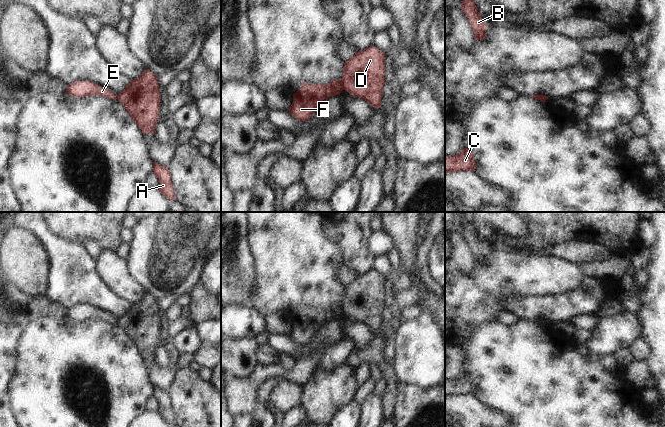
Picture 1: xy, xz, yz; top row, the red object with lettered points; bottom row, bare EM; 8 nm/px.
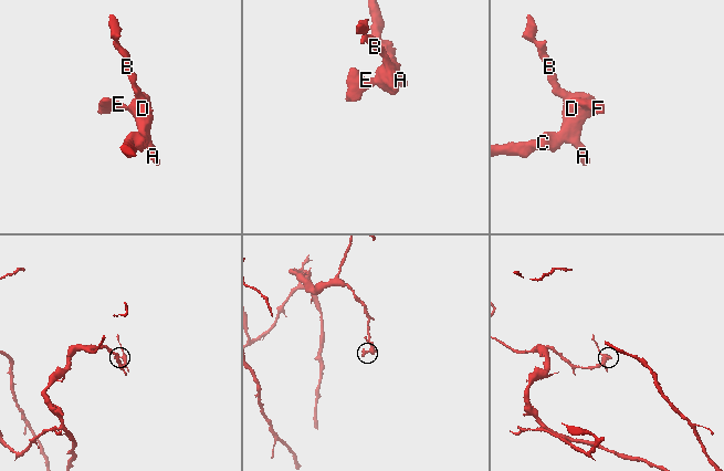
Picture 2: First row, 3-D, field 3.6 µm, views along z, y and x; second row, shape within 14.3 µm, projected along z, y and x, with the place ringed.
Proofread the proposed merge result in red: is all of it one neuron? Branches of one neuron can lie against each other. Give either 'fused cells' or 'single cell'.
fused cells

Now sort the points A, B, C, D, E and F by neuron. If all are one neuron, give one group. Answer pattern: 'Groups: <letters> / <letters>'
Groups: A B C D / E F.

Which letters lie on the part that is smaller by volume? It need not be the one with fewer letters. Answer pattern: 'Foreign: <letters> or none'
Foreign: E, F

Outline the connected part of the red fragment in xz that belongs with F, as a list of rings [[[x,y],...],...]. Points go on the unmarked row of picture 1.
[[[332,304],[325,309],[307,309],[303,306],[301,312],[293,318],[289,337],[299,345],[308,345],[321,325],[339,319],[342,314],[341,304]]]

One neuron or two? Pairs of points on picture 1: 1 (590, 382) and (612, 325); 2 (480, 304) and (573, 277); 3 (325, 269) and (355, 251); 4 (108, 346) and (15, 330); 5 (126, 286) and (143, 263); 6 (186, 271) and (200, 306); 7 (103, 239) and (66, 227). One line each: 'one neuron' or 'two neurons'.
1: one neuron
2: one neuron
3: two neurons
4: two neurons
5: two neurons
6: two neurons
7: one neuron

